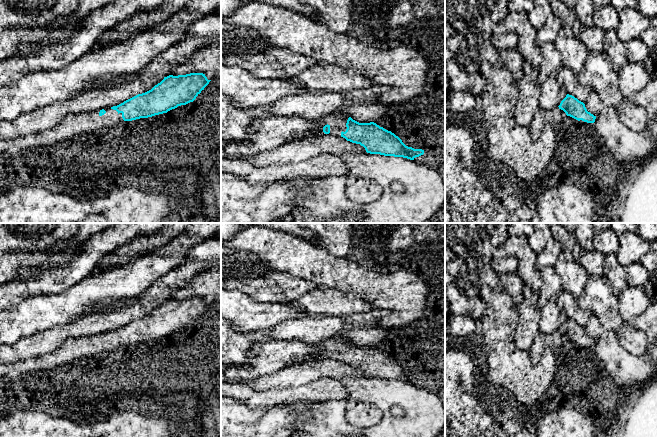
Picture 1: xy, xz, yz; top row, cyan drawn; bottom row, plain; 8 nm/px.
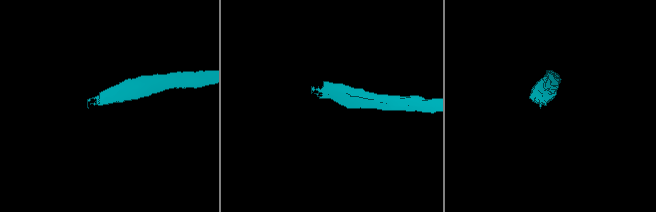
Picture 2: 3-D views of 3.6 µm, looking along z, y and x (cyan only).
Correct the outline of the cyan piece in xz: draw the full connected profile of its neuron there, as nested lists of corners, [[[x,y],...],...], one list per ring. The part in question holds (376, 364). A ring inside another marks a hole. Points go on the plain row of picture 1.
[[[341,335],[325,339],[313,346],[316,349],[317,362],[328,358],[346,363],[360,368],[370,378],[410,384],[424,378],[424,374],[406,370],[398,360],[376,347],[359,347]]]

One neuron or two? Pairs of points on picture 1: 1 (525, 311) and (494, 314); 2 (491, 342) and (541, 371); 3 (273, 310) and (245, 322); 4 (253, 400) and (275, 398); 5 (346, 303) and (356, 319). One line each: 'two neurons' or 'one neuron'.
1: two neurons
2: one neuron
3: one neuron
4: one neuron
5: two neurons

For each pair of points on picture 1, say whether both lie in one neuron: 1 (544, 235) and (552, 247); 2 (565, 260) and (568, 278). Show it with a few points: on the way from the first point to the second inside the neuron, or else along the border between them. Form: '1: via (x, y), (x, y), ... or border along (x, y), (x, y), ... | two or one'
1: border along (552, 237), (537, 253) | two
2: via (565, 264), (568, 274) | one

